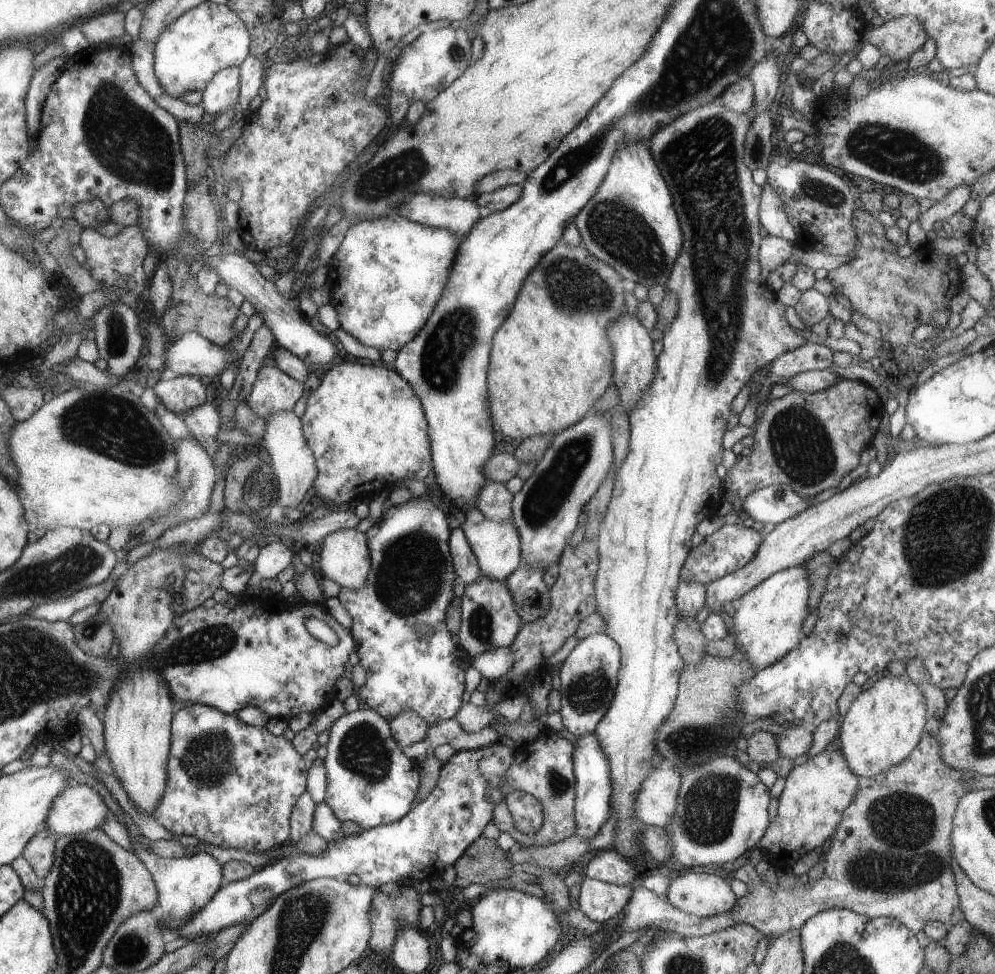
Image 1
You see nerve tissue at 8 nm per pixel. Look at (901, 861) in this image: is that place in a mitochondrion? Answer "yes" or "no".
yes

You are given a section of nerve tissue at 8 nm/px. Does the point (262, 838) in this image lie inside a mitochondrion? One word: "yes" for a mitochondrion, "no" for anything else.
no

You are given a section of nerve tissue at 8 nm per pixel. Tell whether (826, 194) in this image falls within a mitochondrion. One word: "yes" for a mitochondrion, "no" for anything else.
yes

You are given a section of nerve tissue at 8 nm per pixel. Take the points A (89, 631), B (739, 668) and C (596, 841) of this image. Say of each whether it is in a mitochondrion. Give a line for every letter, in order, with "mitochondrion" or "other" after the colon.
A: mitochondrion
B: other
C: other

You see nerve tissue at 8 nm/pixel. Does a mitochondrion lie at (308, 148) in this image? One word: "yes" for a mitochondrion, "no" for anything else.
no

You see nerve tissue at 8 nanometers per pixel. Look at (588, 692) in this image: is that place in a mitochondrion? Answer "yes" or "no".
yes

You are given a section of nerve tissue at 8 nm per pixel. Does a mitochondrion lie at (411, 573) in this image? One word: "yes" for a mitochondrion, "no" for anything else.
yes

